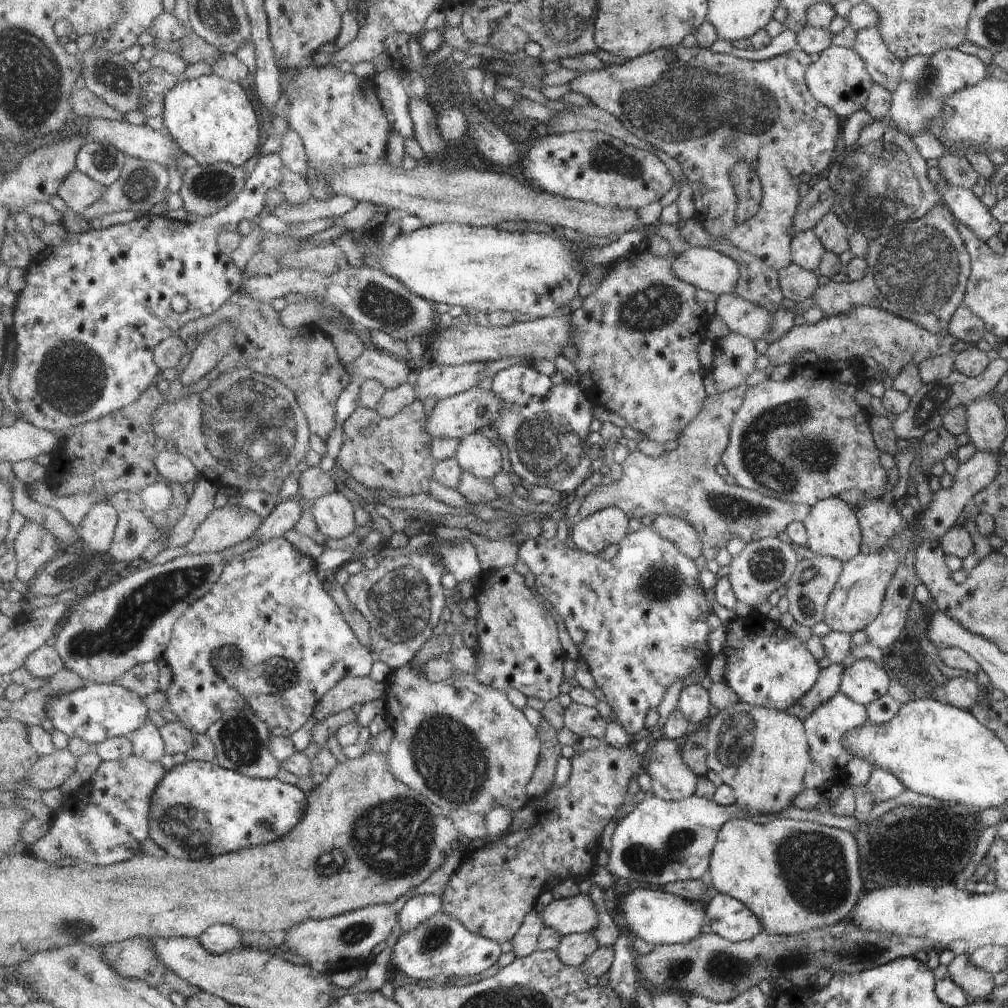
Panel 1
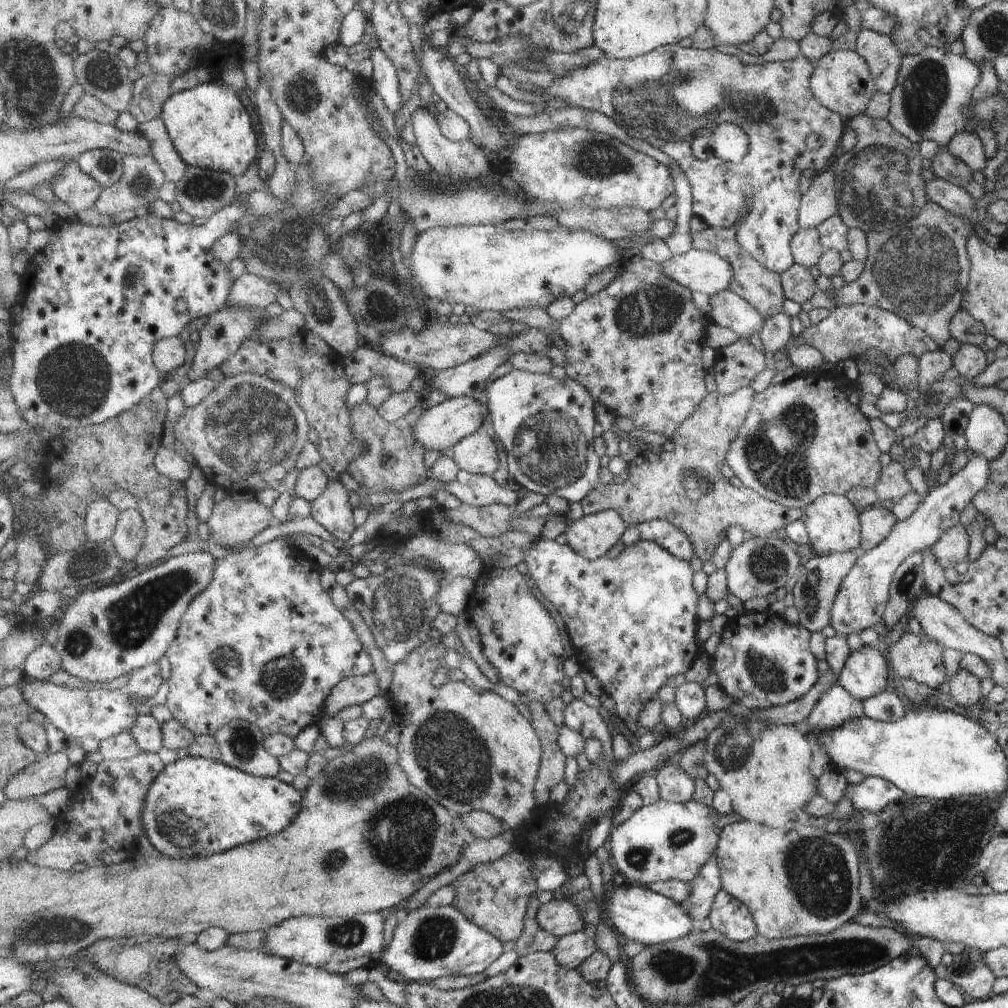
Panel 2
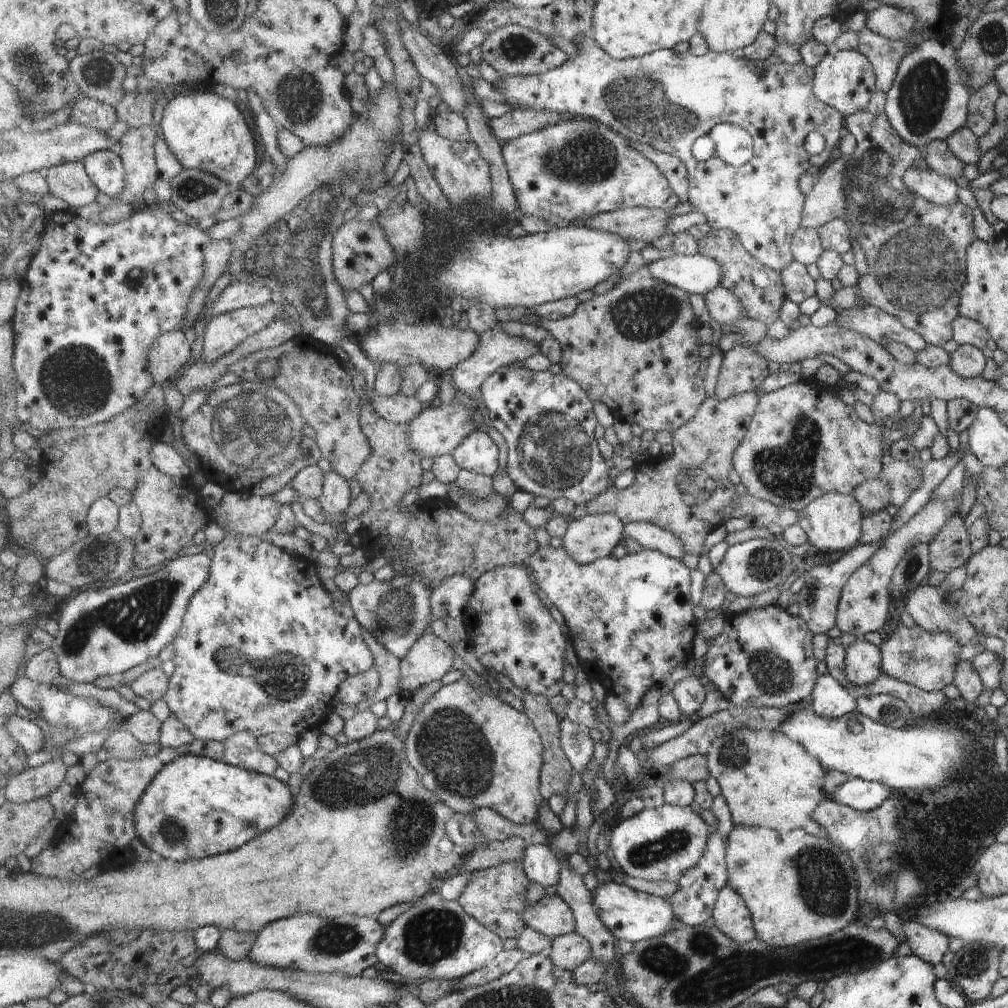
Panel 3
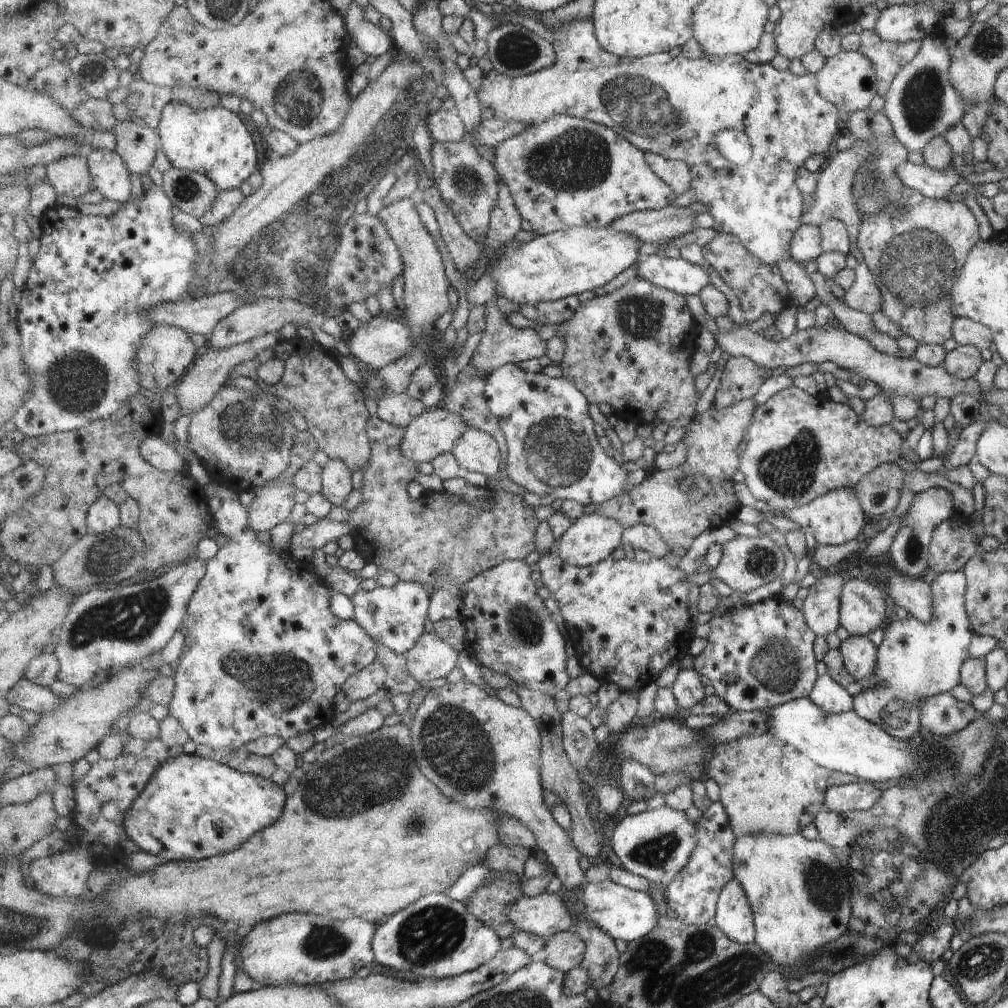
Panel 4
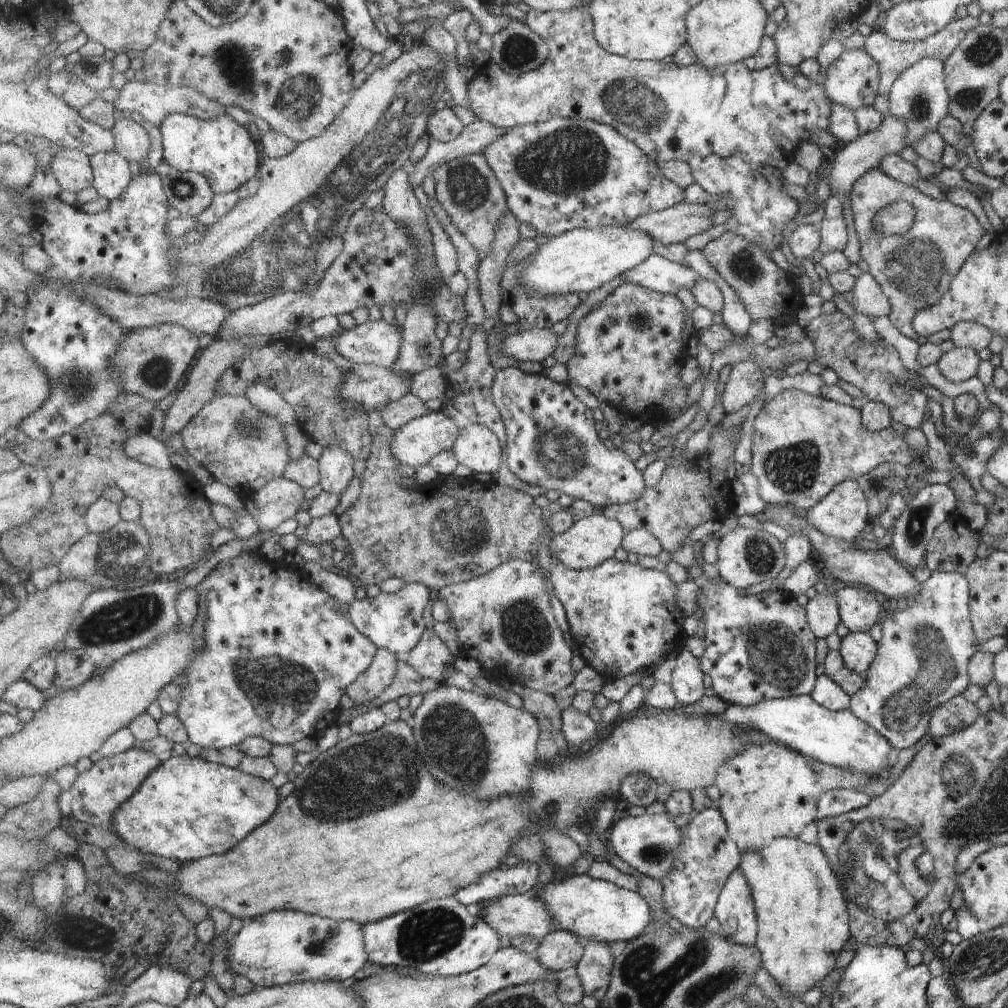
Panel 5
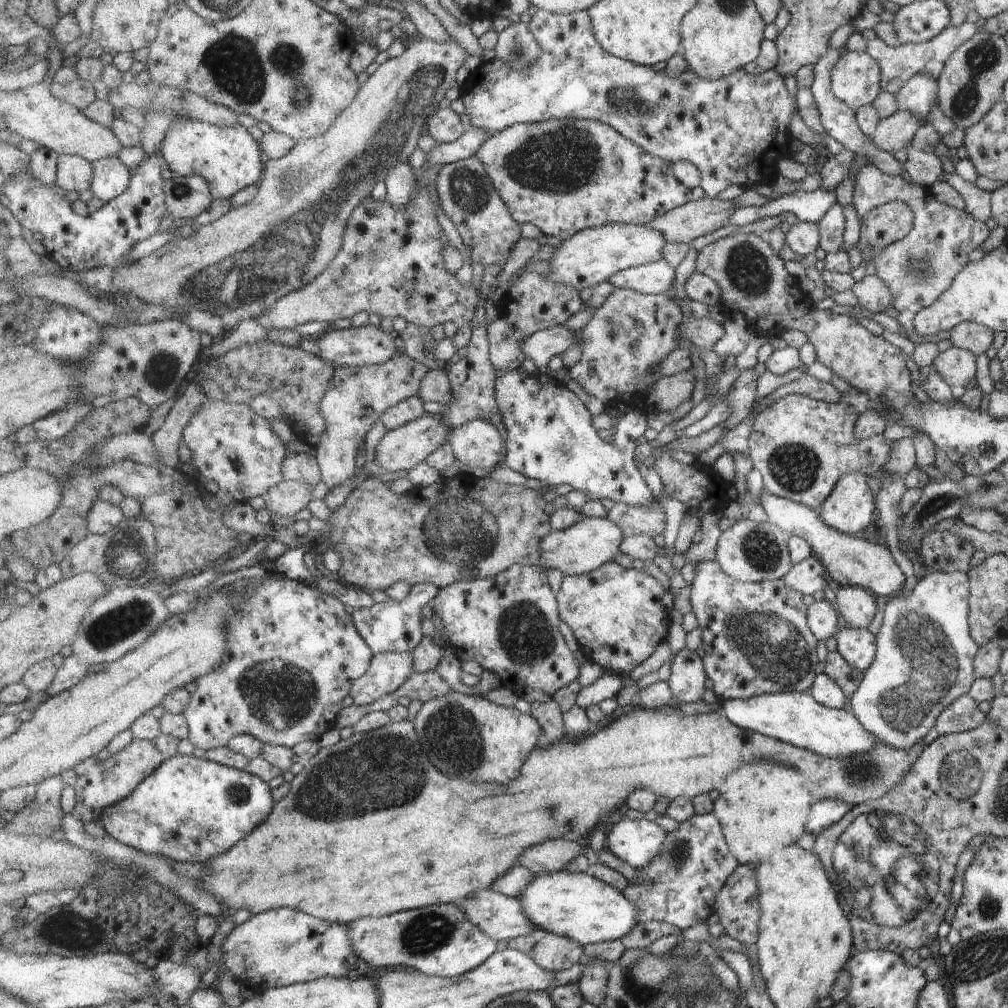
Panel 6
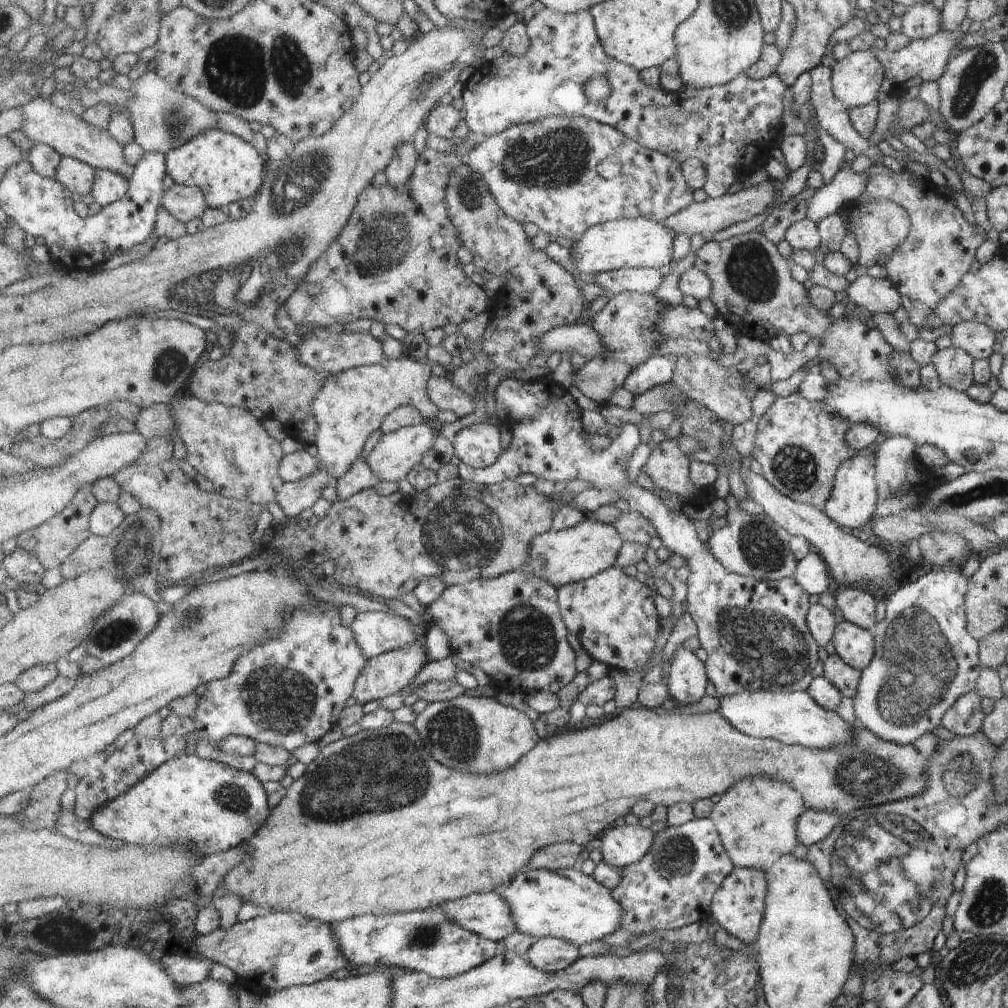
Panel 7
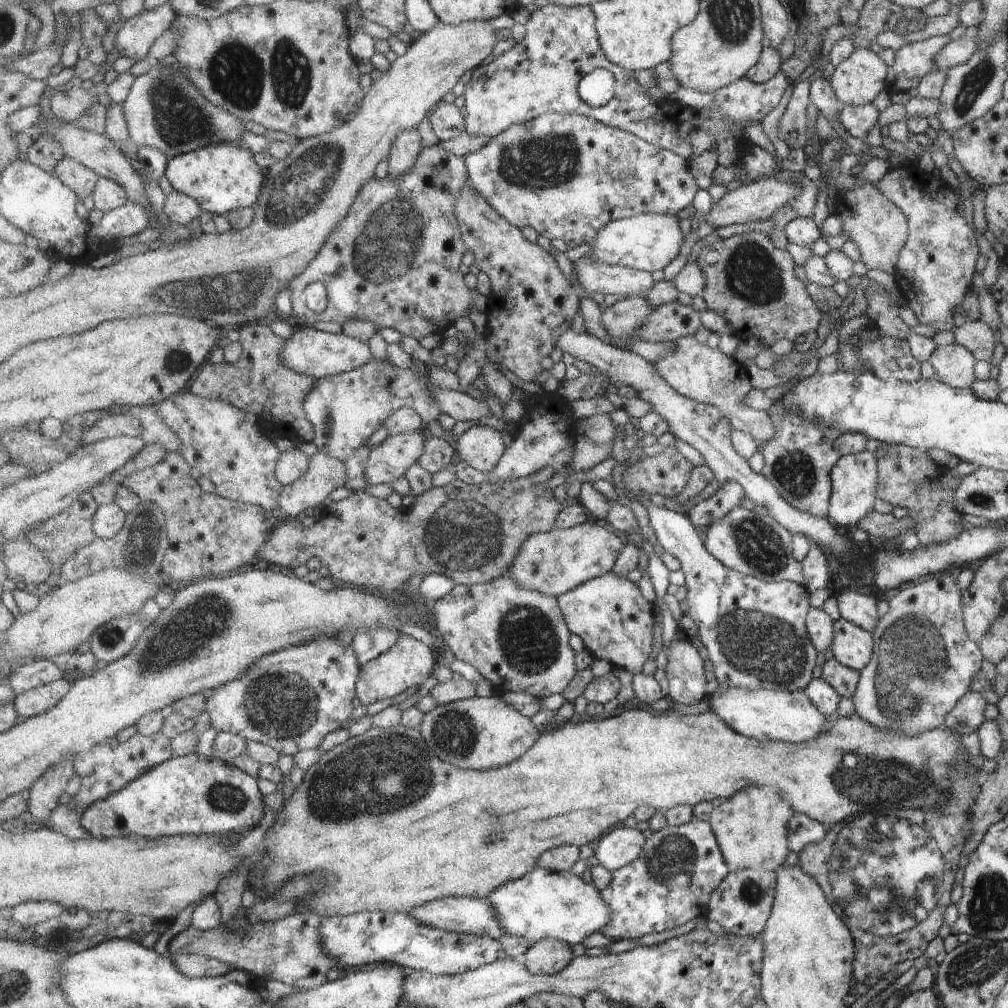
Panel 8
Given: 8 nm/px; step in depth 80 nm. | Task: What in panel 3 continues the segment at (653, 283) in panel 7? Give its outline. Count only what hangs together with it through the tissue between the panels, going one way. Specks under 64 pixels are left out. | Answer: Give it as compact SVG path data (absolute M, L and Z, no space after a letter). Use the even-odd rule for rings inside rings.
M700 252L696 255L677 253L672 257L648 263L653 278L679 287L689 294L702 294L719 286L723 270L717 261Z

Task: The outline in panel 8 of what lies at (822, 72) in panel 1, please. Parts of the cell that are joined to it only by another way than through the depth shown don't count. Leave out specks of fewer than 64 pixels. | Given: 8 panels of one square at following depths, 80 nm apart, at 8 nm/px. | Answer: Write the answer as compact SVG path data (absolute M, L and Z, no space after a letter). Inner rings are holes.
M855 49L833 70L829 78L832 93L840 104L871 103L884 90L887 66L870 49Z

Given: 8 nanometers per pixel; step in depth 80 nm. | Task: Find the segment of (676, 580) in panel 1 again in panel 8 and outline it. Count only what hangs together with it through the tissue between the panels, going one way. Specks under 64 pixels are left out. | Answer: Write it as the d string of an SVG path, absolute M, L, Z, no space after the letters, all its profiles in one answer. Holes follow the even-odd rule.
M607 573L602 577L590 580L564 595L558 596L561 612L567 621L569 630L580 636L585 644L585 649L593 659L605 659L629 672L640 673L647 664L651 650L653 650L653 632L655 632L655 616L653 605L647 602L639 590L639 586L627 580L626 577Z

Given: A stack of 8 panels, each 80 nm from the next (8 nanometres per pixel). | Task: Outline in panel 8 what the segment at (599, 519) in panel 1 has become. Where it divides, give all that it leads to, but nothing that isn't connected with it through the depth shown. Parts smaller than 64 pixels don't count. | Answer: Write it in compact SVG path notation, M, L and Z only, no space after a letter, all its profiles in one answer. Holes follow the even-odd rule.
M592 519L573 528L555 528L552 531L531 535L512 562L510 576L503 577L515 579L526 589L558 598L559 595L564 595L590 580L611 573L624 546L623 540L612 532L612 528Z

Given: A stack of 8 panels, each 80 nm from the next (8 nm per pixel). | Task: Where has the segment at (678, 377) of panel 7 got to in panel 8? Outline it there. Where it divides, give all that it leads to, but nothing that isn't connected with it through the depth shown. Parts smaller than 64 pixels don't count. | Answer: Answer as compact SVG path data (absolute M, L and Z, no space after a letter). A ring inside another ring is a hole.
M691 335L688 337L683 337L676 340L676 347L674 348L674 351L671 351L670 353L667 353L663 357L657 359L654 363L654 367L660 372L660 375L675 389L677 392L680 392L681 394L684 394L685 396L688 396L689 398L692 398L693 400L696 400L698 403L705 403L714 407L717 407L720 411L723 411L726 414L726 417L728 418L728 423L730 424L730 427L733 430L739 430L739 432L747 432L751 438L755 441L755 444L757 444L758 450L759 445L762 445L766 441L770 439L770 437L773 434L772 424L770 423L769 417L765 412L757 412L755 410L751 410L751 408L745 408L745 406L741 405L741 399L749 390L751 390L752 386L750 385L749 377L746 373L746 367L742 365L741 363L738 363L737 361L734 361L733 359L730 359L730 357L727 357L724 355L719 349L712 349L709 348L705 343L699 342L699 340L695 339L695 335Z

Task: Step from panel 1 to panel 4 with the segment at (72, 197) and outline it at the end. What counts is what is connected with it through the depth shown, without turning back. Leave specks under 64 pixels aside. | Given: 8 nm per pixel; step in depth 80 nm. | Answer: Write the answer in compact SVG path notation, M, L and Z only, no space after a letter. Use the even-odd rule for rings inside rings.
M87 154L65 155L47 166L48 181L58 194L73 196L79 201L80 196L96 188L96 180L88 167Z

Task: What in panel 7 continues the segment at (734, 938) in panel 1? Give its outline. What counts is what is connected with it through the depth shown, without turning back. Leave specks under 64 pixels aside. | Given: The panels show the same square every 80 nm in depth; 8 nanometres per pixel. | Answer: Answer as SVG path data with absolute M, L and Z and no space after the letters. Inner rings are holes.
M735 867L731 874L720 884L719 890L712 896L709 914L729 937L738 938L743 943L753 943L759 934L762 923L768 883L765 872L759 869Z

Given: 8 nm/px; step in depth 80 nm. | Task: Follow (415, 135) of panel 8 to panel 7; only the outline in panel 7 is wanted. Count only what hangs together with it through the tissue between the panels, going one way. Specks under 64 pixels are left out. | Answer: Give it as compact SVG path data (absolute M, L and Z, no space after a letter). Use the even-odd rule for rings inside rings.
M413 142L401 143L395 151L391 164L386 168L388 184L396 189L404 189L413 176L419 155L415 151Z

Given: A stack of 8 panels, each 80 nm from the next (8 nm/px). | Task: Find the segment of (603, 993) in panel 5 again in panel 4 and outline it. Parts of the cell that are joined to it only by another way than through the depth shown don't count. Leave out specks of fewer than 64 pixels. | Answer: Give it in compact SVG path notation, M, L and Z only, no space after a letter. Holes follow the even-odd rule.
M585 918L577 919L575 930L588 944L580 967L588 972L590 986L596 991L603 988L609 990L620 965L620 953L615 946L615 939Z

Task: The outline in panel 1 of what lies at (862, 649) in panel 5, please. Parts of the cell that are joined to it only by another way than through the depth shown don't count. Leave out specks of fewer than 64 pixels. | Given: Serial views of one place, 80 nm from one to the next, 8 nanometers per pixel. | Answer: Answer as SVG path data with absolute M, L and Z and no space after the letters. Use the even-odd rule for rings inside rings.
M867 657L849 658L839 683L839 691L849 700L865 706L885 695L887 689L887 674L878 664Z

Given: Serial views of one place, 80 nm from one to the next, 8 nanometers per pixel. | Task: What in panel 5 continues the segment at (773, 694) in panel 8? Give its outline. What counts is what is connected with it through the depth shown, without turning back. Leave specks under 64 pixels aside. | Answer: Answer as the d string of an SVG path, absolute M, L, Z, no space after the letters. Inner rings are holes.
M809 695L760 700L748 707L728 704L721 717L734 725L758 730L774 743L793 749L805 758L815 759L827 766L871 773L877 778L888 774L895 761L895 752L890 744L870 726L853 716L848 708L830 711L818 705Z

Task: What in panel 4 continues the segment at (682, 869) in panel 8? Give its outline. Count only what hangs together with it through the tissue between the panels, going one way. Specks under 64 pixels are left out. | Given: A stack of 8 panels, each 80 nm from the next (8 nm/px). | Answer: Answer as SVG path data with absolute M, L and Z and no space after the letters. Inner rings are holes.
M719 802L710 803L696 824L699 825L699 831L696 832L696 850L678 877L666 886L666 896L668 906L678 915L677 918L688 925L699 926L714 917L720 891L735 875L732 872L732 846L735 843L735 836L725 808Z

